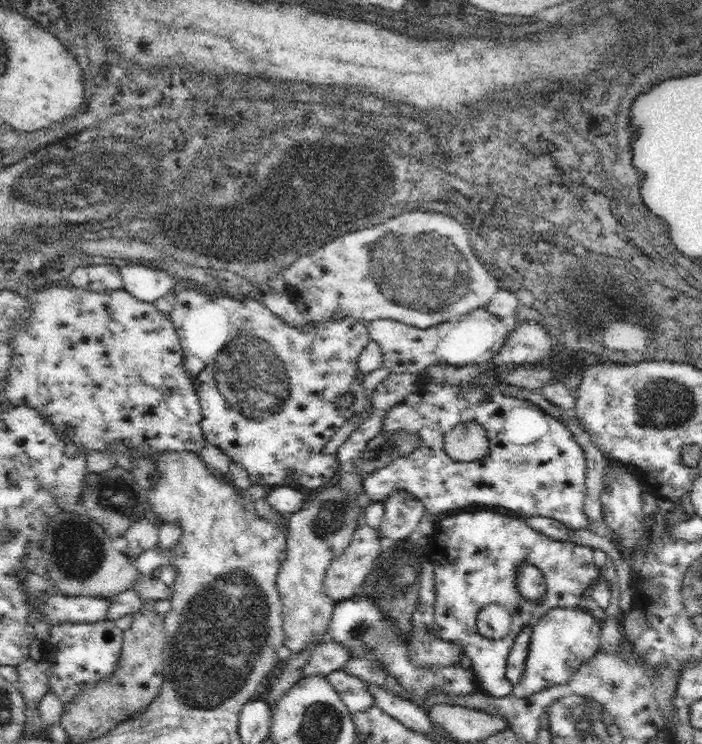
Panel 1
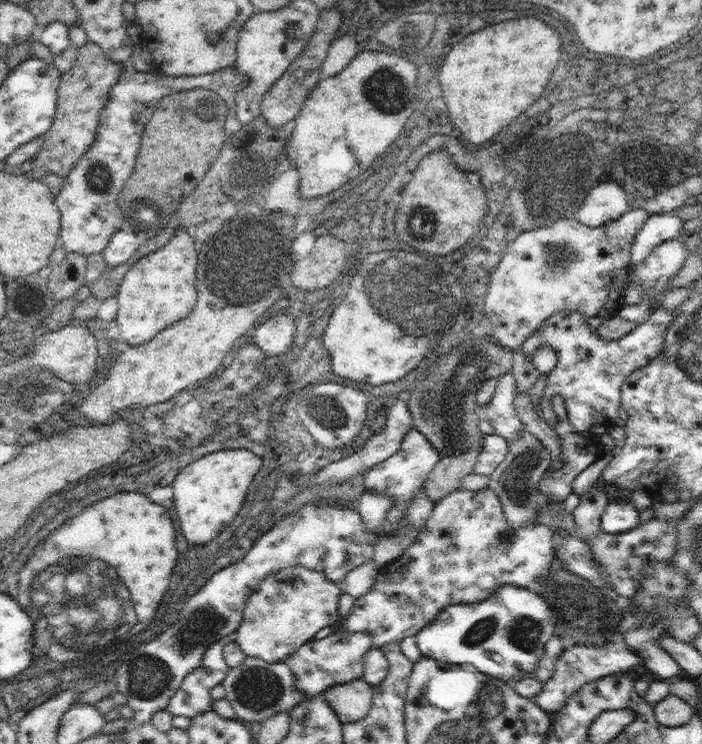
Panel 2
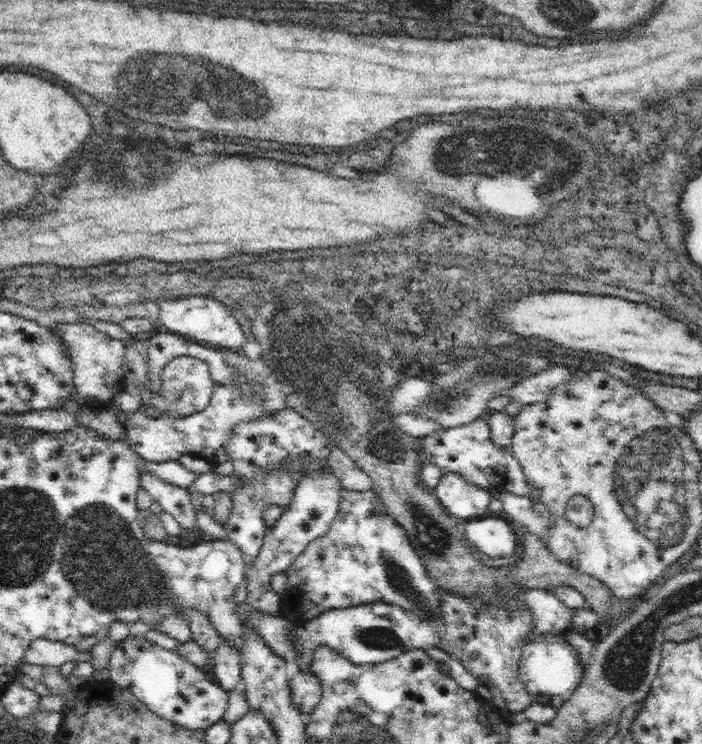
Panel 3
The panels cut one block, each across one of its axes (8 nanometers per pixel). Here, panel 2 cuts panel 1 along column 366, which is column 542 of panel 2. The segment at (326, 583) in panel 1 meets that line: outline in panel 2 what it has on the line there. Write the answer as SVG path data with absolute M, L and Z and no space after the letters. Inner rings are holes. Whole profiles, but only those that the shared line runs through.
M490 487L476 491L460 488L435 503L417 540L405 548L396 560L380 568L372 588L354 600L352 610L344 619L344 629L370 633L374 648L400 642L418 634L445 606L486 600L504 585L534 586L536 589L535 585L556 559L555 552L555 532L546 524L532 521L513 528L503 513L497 494Z

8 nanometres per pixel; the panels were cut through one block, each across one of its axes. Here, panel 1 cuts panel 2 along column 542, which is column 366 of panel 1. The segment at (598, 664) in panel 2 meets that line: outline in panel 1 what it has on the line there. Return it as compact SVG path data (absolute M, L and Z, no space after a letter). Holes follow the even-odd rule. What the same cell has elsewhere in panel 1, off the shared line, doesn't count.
M339 669L327 675L327 682L330 682L330 685L338 692L342 703L351 713L368 710L375 706L367 683L360 677L352 676Z

